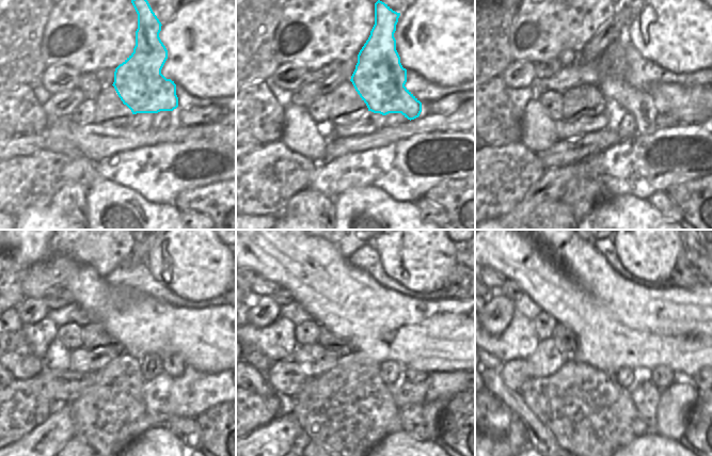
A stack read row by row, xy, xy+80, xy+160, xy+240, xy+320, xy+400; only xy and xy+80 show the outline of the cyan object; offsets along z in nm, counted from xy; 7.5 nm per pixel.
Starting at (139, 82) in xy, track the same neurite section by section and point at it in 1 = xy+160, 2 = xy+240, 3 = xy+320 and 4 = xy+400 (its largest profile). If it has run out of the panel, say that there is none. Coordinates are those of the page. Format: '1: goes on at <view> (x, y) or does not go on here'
1: goes on at xy+160 (617, 91)
2: goes on at xy+240 (173, 365)
3: goes on at xy+320 (412, 375)
4: goes on at xy+400 (662, 377)

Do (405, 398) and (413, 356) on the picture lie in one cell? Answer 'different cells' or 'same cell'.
different cells

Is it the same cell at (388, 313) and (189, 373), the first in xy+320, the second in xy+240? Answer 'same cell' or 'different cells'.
different cells

